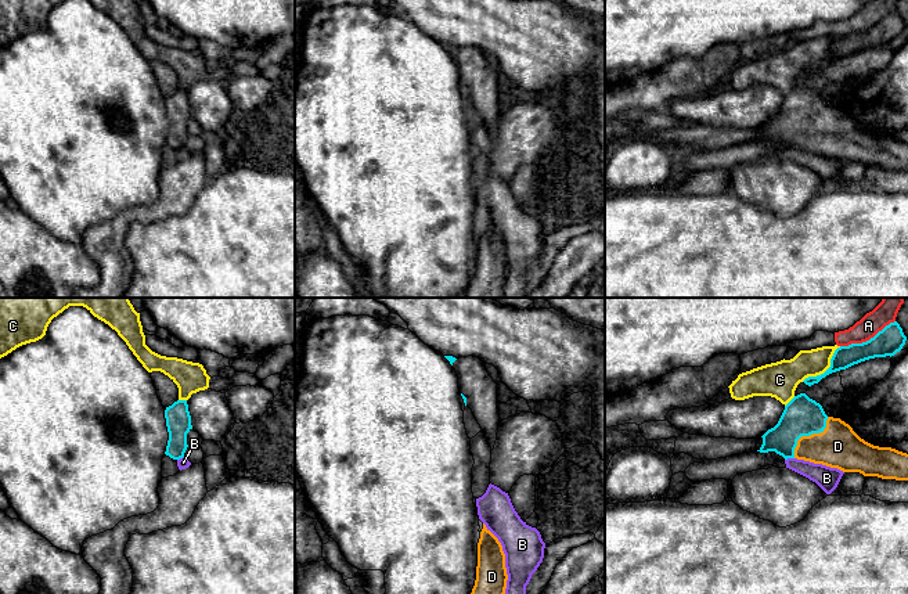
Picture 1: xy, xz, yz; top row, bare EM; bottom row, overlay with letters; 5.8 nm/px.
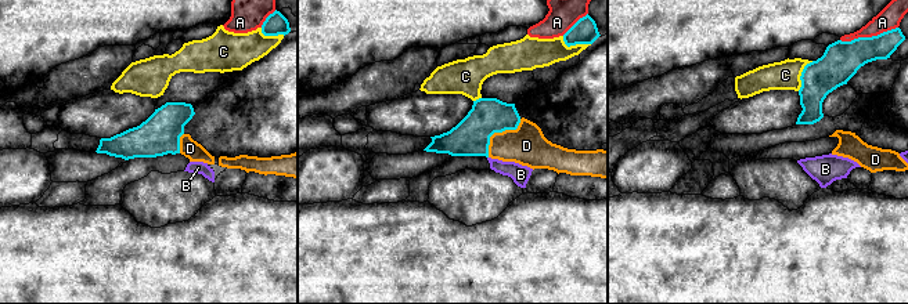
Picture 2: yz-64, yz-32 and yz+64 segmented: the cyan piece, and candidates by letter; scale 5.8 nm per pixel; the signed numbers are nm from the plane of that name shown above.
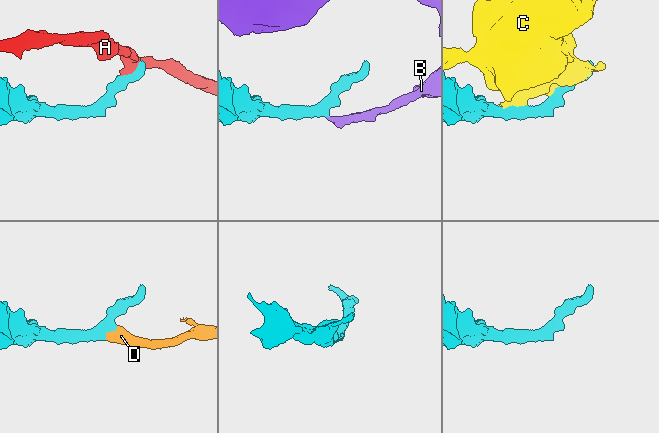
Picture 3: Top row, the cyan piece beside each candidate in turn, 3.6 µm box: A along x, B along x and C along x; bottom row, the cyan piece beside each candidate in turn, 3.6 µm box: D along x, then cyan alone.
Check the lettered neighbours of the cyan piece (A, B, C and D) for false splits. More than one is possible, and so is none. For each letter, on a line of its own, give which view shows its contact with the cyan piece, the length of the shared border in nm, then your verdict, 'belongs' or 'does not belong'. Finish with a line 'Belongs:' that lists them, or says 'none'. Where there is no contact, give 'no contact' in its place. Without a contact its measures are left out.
A: yz | 360 nm | does not belong
B: yz | 60 nm | does not belong
C: yz | 300 nm | does not belong
D: yz | 320 nm | belongs
Belongs: D

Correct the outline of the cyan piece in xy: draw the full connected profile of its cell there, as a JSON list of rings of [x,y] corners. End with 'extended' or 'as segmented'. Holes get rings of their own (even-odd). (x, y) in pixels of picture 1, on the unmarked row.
[[[177,90],[165,100],[169,130],[165,144],[180,150],[188,137],[187,123],[192,119],[187,90]]]; as segmented

